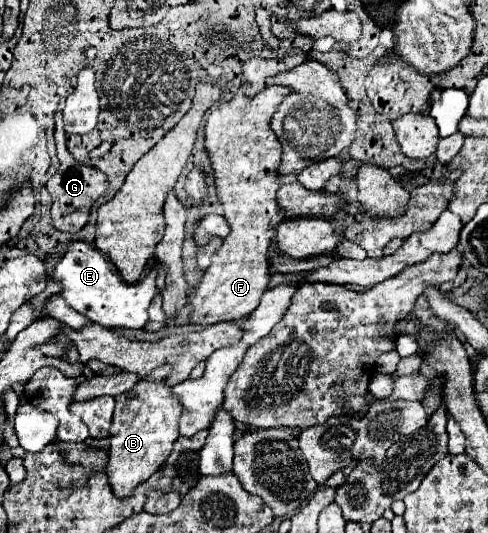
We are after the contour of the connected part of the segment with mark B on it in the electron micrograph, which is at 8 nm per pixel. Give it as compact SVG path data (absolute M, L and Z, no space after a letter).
M169 364L157 368L149 378L139 380L129 392L115 396L115 414L109 428L109 466L107 478L113 494L117 498L127 498L133 490L155 474L169 458L173 442L179 438L179 416L181 404L171 394L171 388L165 384L165 376L171 372Z

